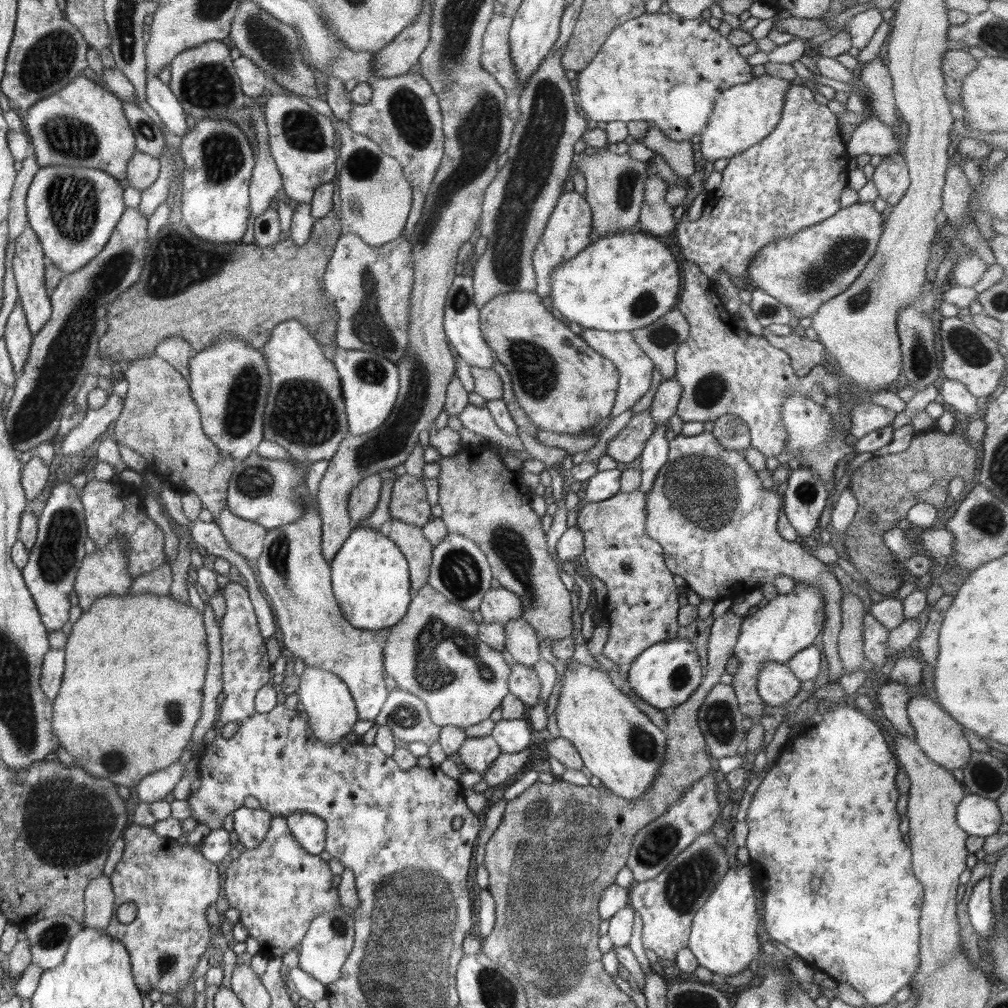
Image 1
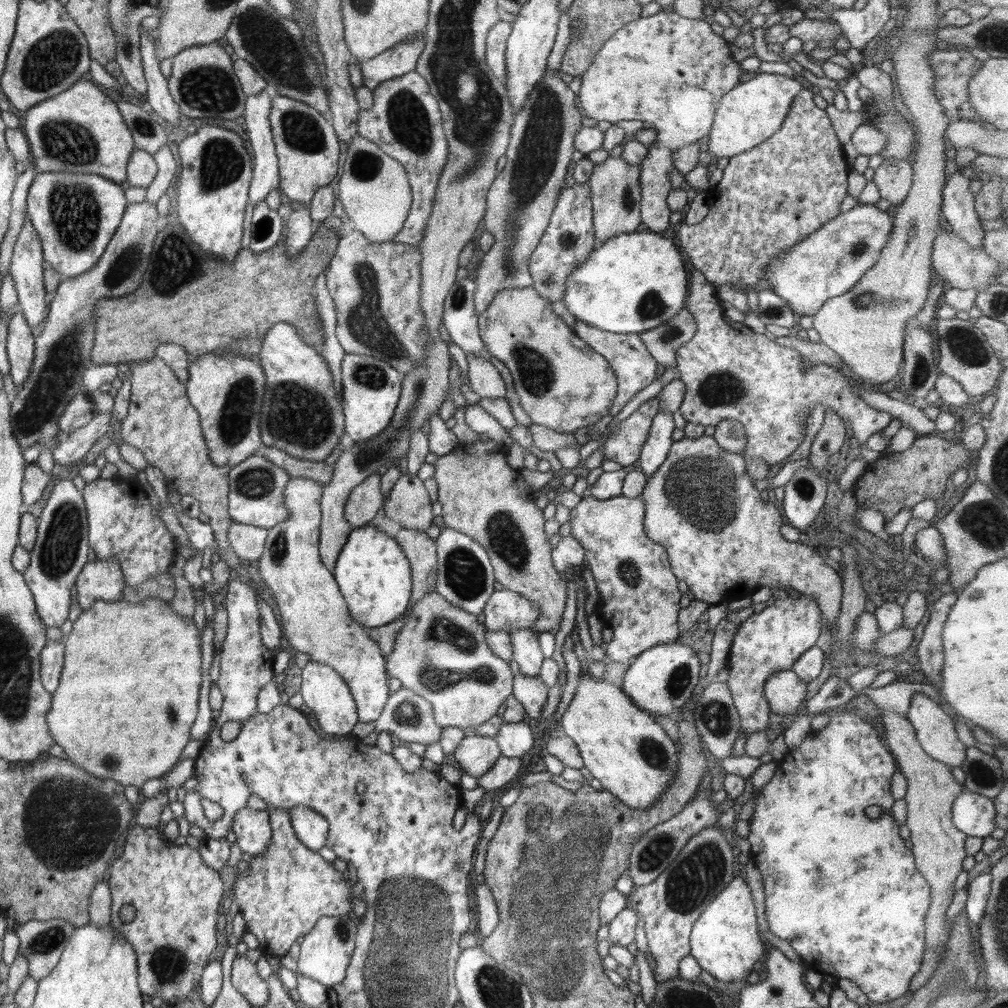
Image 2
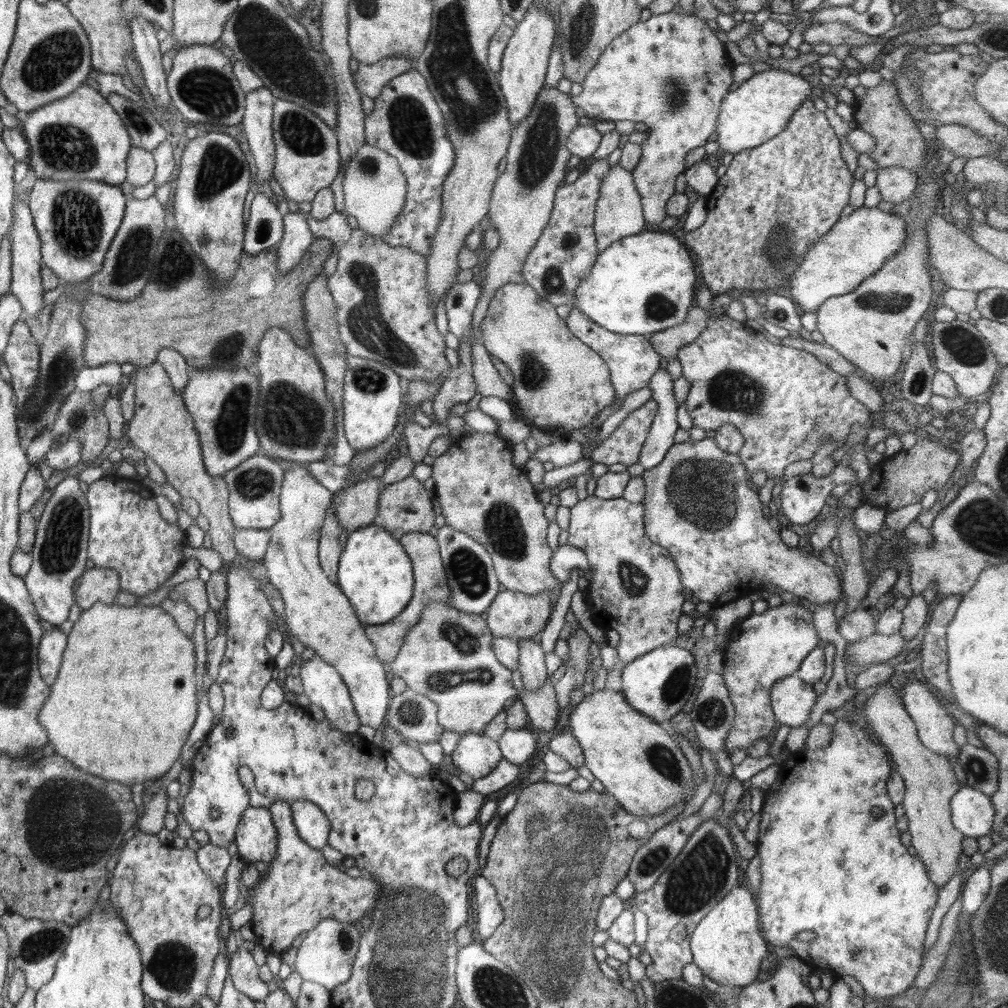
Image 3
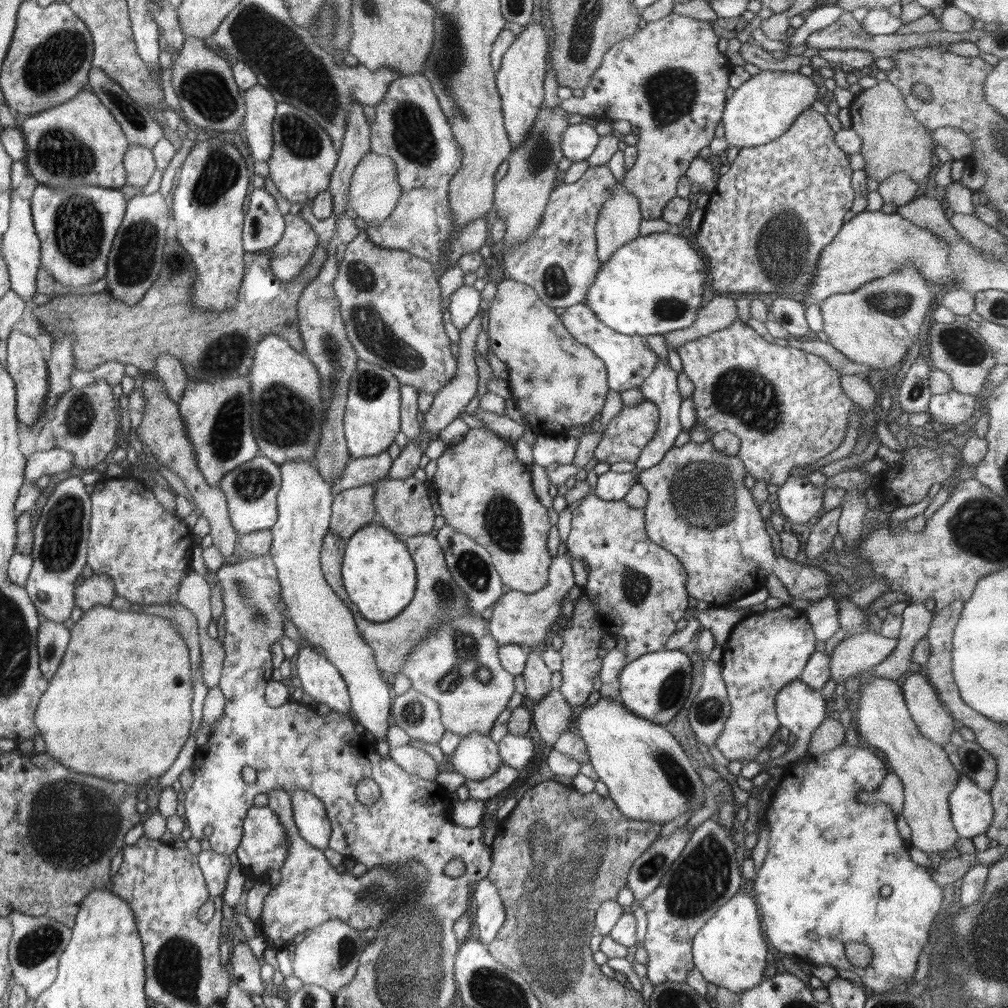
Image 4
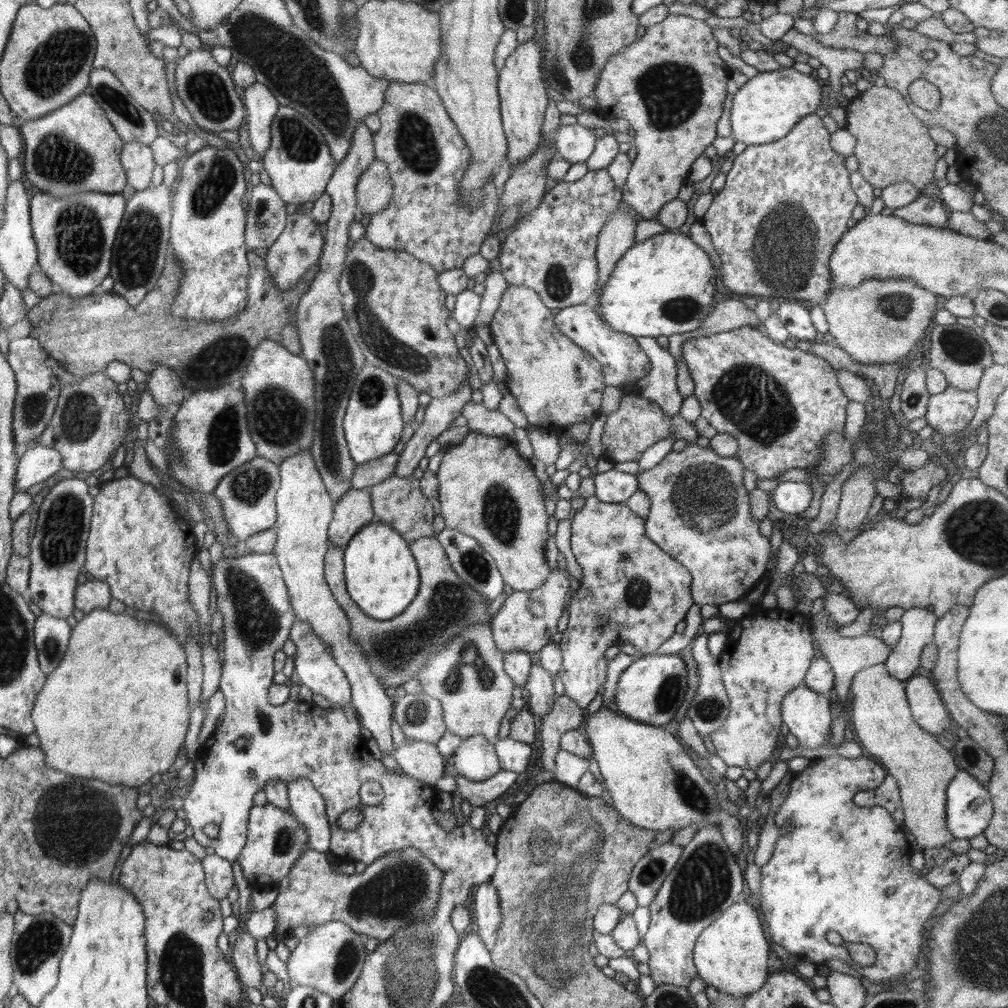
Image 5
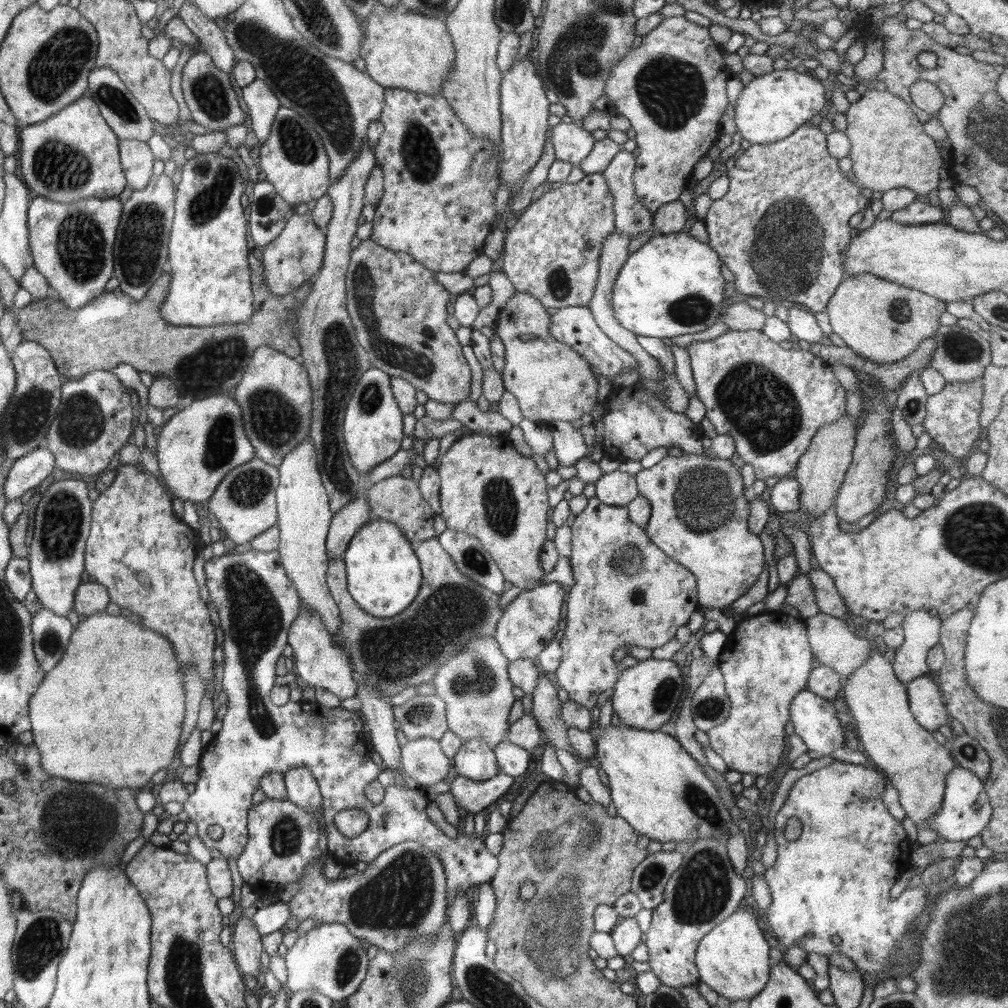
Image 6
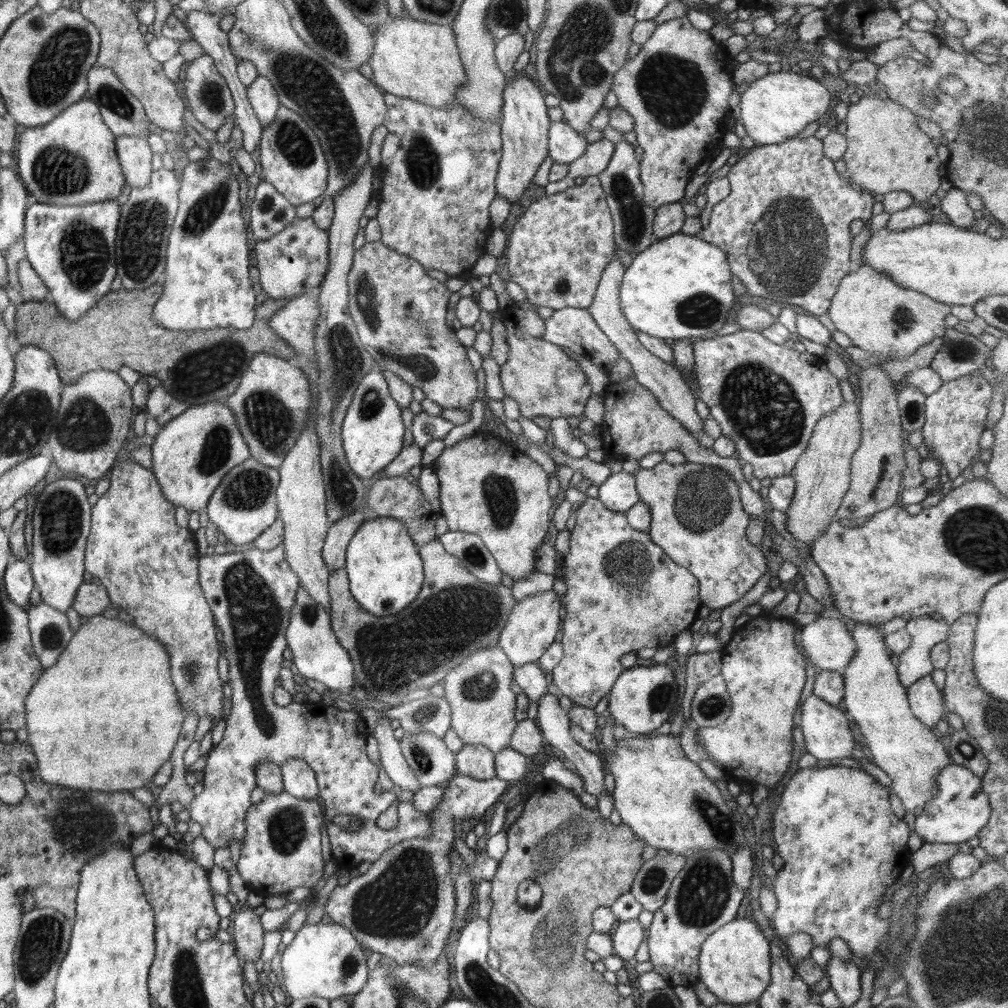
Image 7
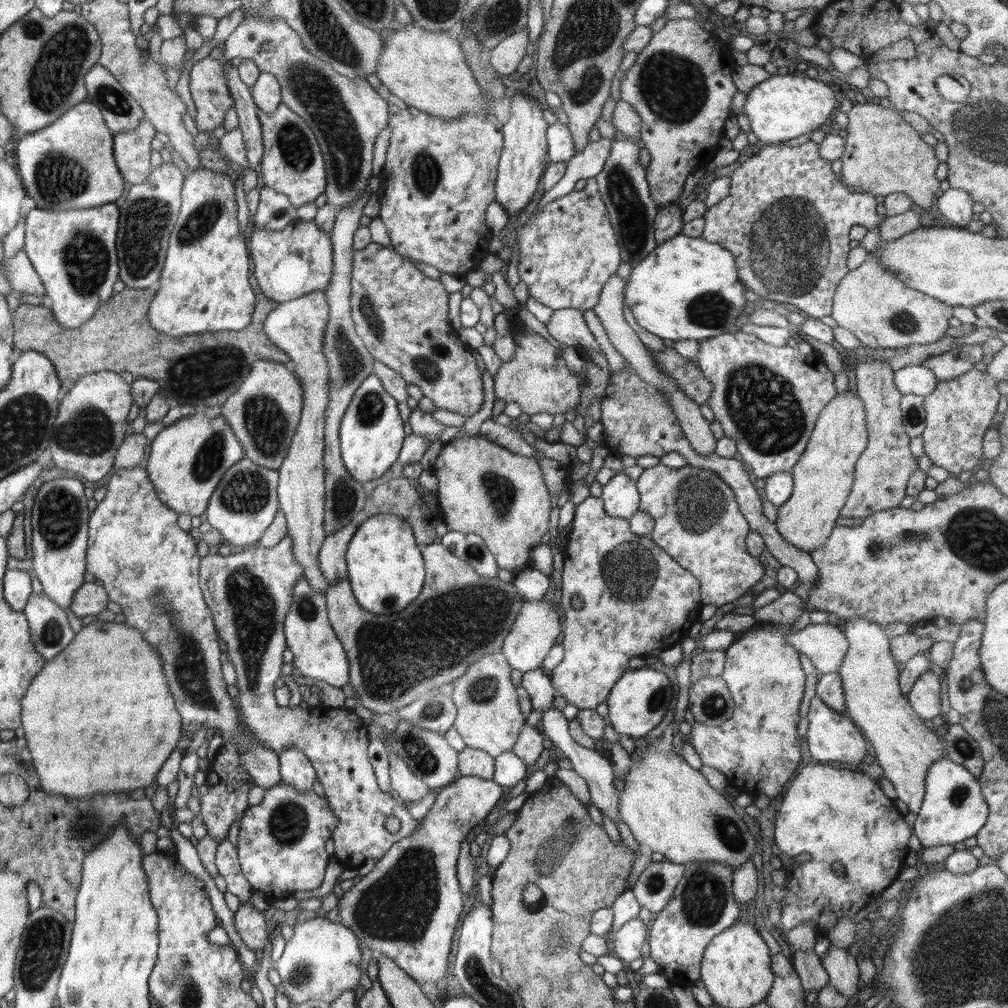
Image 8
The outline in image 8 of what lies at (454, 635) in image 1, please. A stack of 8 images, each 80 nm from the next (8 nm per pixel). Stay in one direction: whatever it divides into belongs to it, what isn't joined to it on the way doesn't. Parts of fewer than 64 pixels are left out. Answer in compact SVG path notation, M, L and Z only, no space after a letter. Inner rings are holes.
M498 652L474 662L462 676L450 682L454 686L450 698L456 705L453 728L458 731L467 746L483 750L492 758L510 752L526 724L520 712L517 688L510 679L512 669L504 653Z

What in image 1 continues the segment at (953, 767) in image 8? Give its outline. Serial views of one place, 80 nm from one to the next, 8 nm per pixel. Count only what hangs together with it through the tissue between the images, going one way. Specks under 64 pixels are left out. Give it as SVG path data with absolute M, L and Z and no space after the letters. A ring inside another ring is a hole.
M969 793L958 803L956 822L972 836L992 836L1003 823L997 802Z

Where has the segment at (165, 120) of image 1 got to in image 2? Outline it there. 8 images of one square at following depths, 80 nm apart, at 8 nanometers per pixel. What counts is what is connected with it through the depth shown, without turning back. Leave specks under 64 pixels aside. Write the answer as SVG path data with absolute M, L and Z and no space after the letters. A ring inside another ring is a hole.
M142 27L140 33L140 54L143 64L143 73L147 84L147 91L141 101L151 111L166 119L169 126L180 126L180 107L174 102L167 85L167 78L160 71L157 58L157 44Z

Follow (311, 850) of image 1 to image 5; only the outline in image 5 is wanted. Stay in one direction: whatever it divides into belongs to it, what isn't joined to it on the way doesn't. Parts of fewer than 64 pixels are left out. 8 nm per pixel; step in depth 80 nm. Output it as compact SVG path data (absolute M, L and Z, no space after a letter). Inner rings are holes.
M304 777L293 778L287 784L287 795L291 812L307 832L310 848L328 852L331 832L322 795Z

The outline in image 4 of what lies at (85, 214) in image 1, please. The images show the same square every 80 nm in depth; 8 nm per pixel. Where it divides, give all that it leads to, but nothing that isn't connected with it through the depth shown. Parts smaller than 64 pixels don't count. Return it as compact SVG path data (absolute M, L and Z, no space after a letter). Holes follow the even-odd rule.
M39 184L31 189L29 197L35 232L41 243L40 266L72 292L91 290L106 274L111 247L127 207L124 194L120 189L99 186L56 190Z

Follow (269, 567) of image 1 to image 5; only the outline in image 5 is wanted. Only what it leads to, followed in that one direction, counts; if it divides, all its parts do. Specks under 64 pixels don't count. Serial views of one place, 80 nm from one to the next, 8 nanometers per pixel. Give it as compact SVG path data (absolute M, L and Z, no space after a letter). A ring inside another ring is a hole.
M300 451L285 458L279 465L279 475L280 486L275 494L277 519L273 524L277 541L273 553L281 568L282 580L290 596L296 621L310 624L336 664L346 673L351 686L351 702L360 726L370 730L382 754L393 755L395 748L390 726L395 697L373 675L360 642L350 639L350 621L334 599L324 576L324 559L329 547L328 531L335 503L326 490L310 451Z

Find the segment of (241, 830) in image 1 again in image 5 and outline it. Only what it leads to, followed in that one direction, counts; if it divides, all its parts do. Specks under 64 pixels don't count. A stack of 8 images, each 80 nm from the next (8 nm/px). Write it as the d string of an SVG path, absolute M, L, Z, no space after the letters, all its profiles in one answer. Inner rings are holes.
M275 804L254 805L249 812L247 822L247 841L238 856L242 874L252 889L268 889L274 881L282 880L289 875L290 869L302 857L309 846L305 828L298 822L294 813L282 810Z

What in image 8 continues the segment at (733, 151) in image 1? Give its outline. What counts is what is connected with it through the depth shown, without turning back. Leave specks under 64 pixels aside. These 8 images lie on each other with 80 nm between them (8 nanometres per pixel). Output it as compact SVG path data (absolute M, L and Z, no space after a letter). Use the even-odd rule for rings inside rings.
M805 73L772 75L752 88L744 105L751 132L767 145L782 144L820 129L834 110L836 100L832 89L823 81L818 81L817 77L810 78Z

